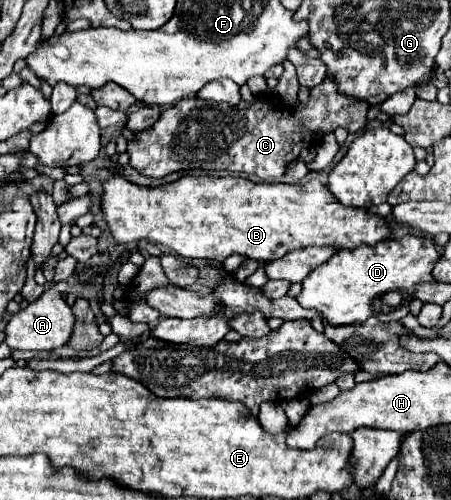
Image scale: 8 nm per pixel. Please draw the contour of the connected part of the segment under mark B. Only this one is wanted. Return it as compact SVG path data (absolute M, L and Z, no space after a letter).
M185 175L175 183L161 187L139 187L125 177L109 177L103 183L101 207L111 229L111 235L119 243L133 243L147 239L159 243L179 257L191 259L215 259L223 263L229 255L237 253L255 261L275 261L285 253L301 247L335 247L353 249L359 245L375 245L389 239L391 229L385 219L369 213L367 209L355 209L341 205L333 193L317 179L307 183L253 183L249 177L193 177Z

